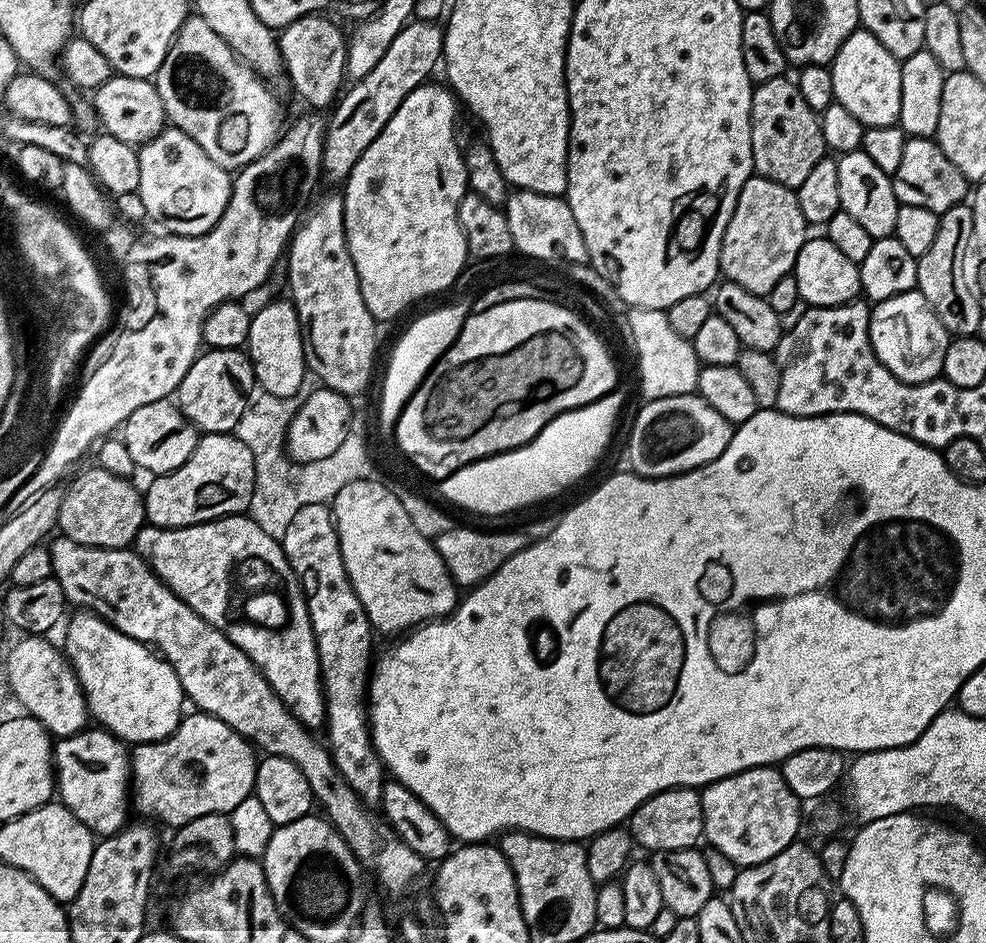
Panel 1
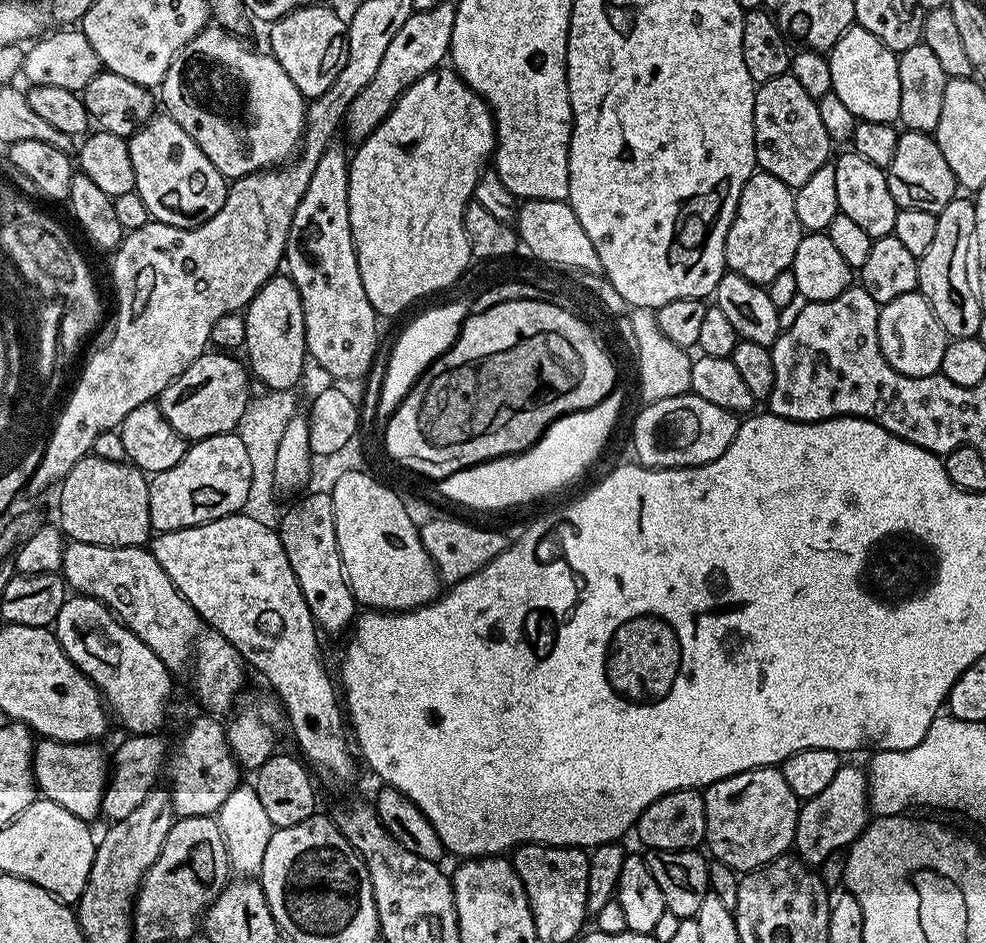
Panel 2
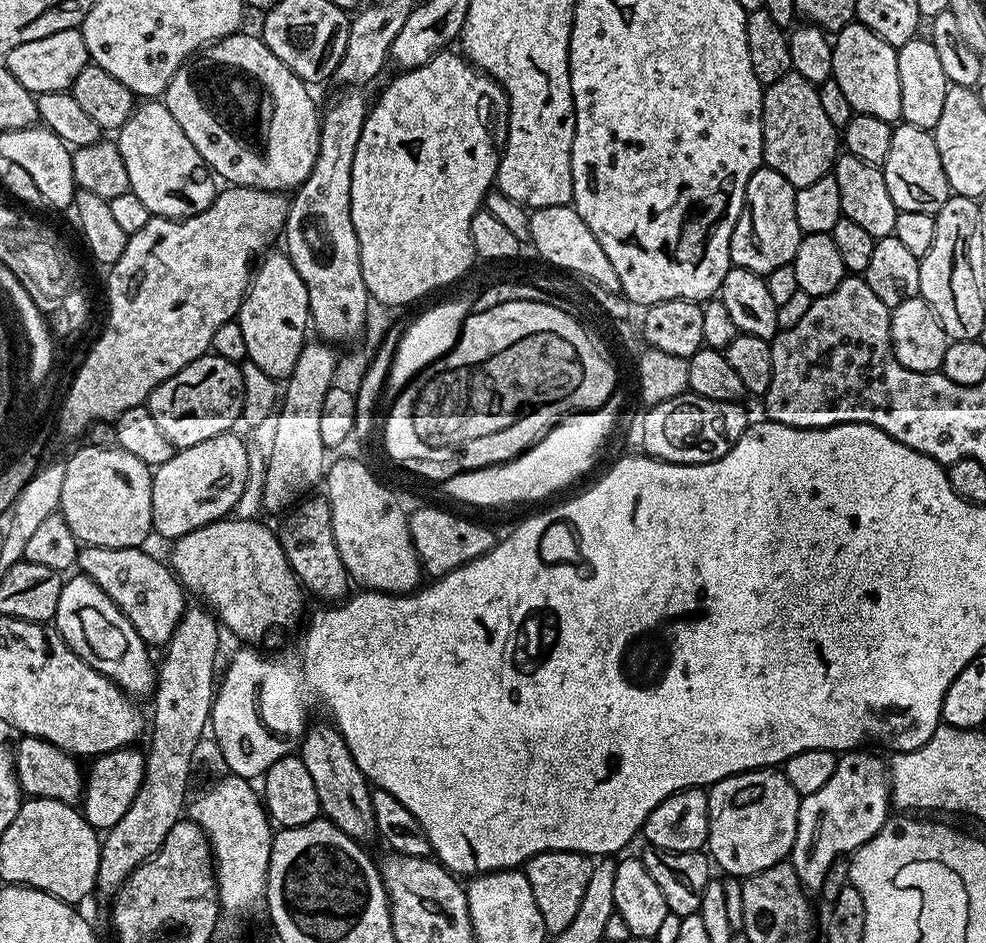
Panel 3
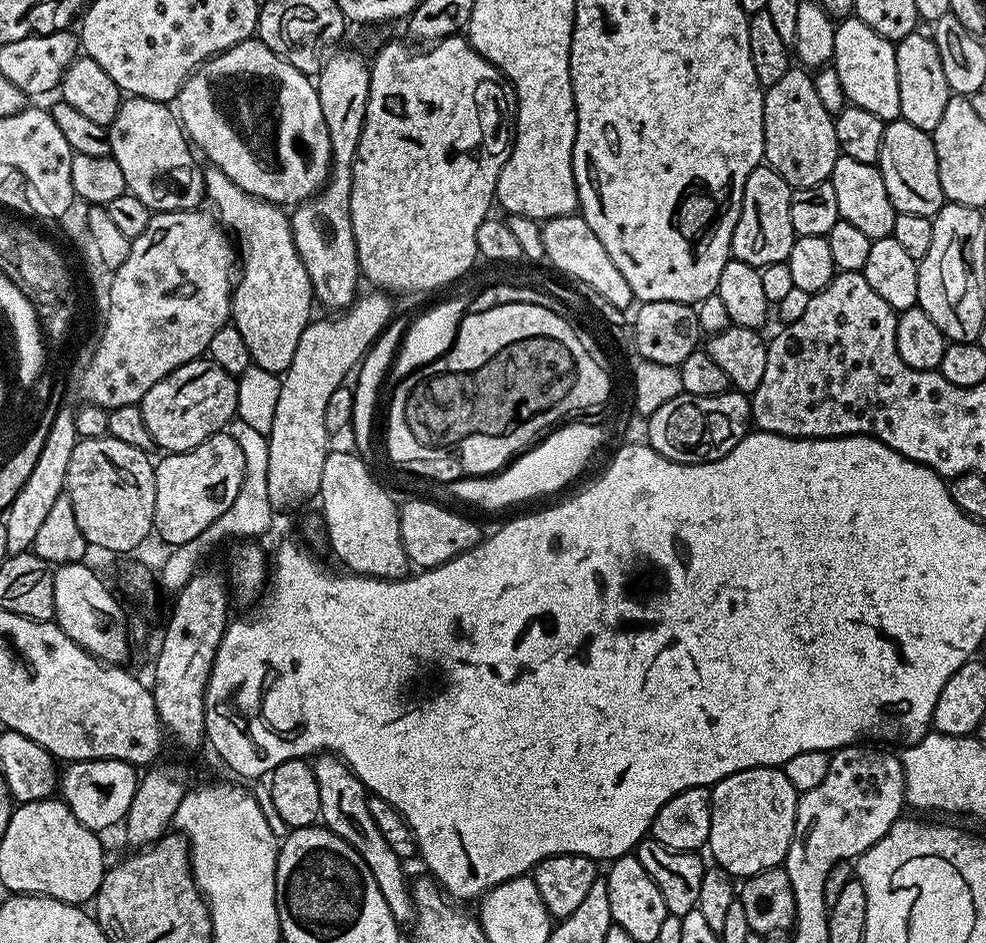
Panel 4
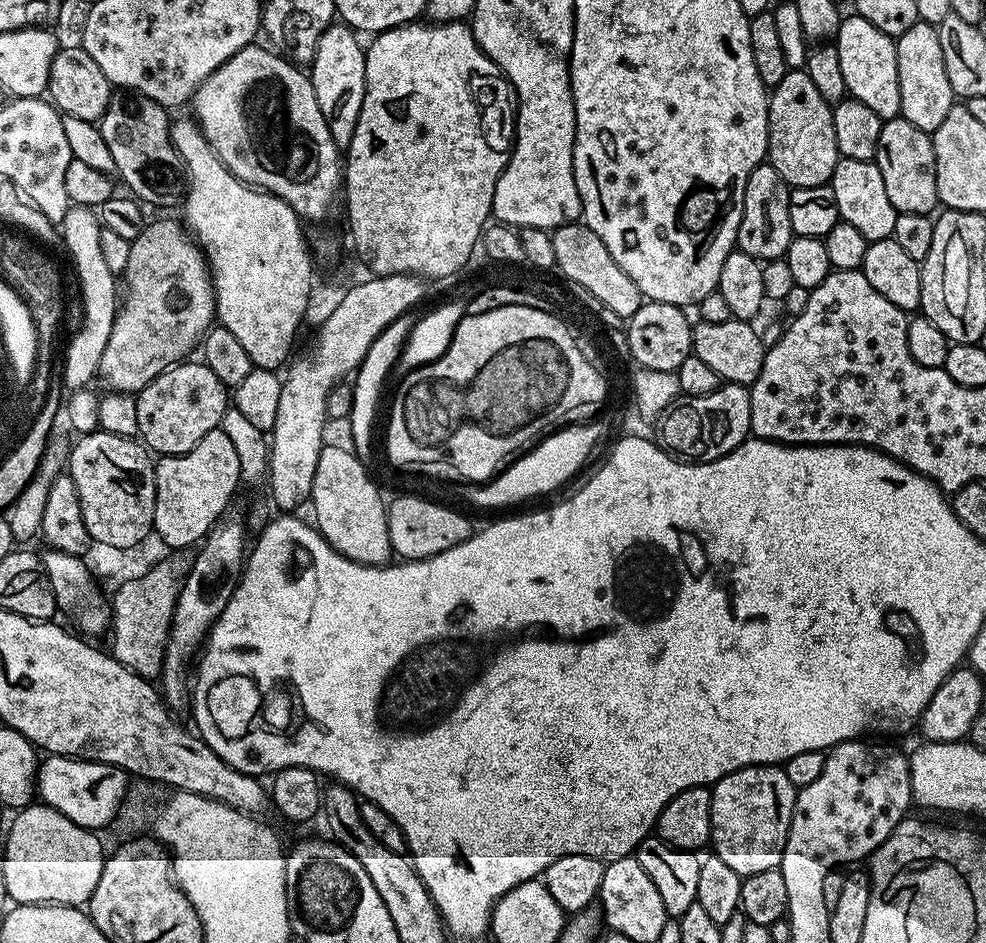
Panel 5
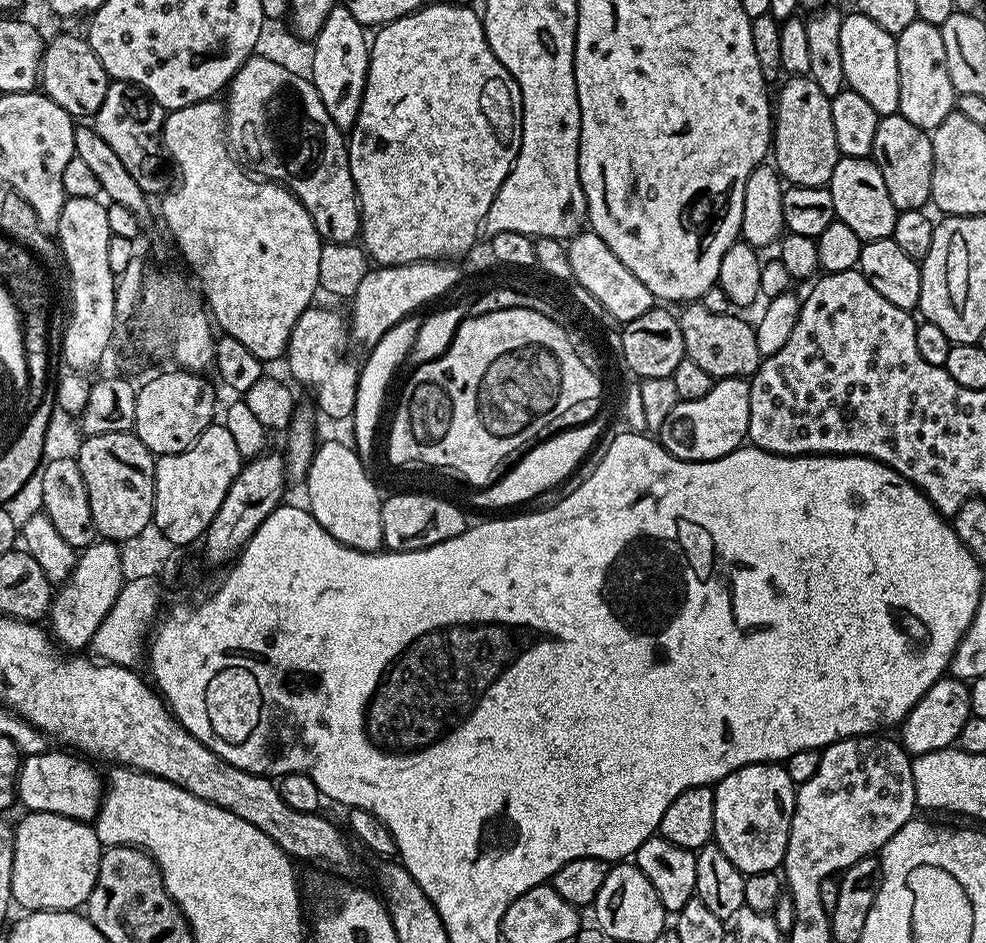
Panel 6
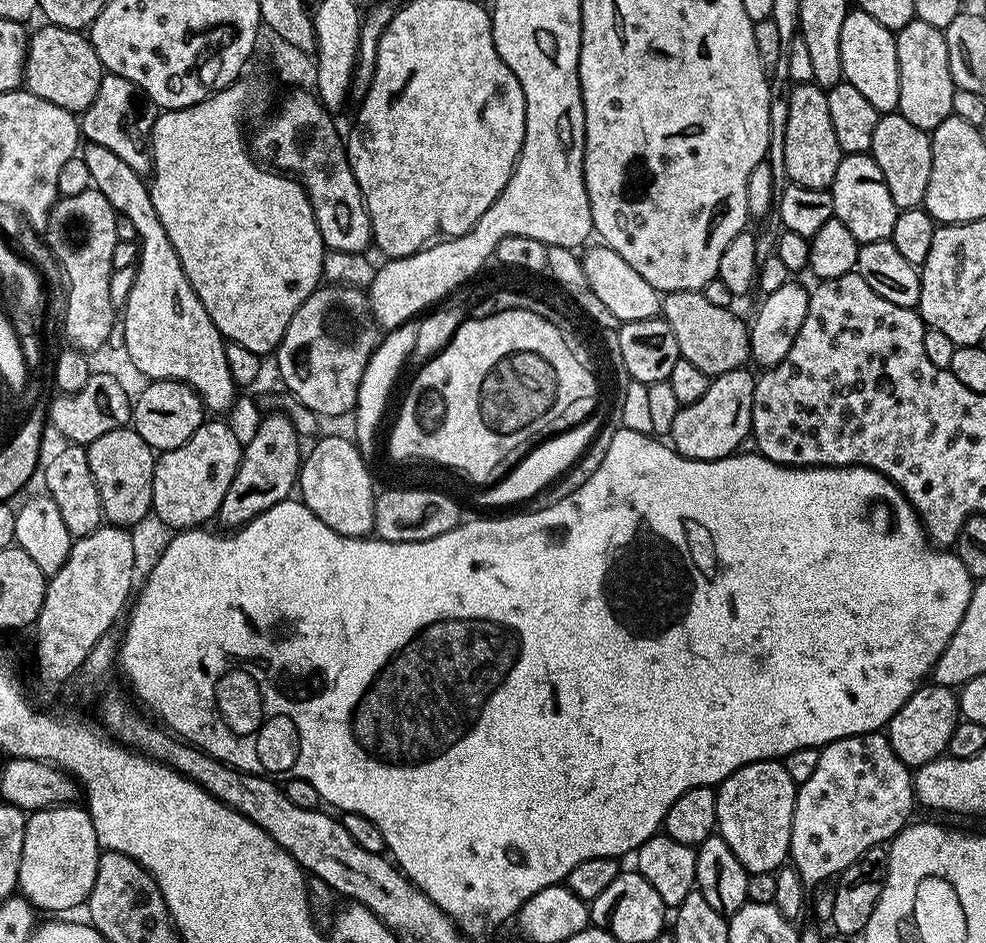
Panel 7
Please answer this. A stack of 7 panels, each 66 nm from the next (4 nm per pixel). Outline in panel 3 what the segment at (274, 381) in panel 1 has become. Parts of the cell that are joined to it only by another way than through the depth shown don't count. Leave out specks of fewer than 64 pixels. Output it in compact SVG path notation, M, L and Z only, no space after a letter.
M269 251L259 261L240 307L238 323L242 326L242 339L246 341L247 359L272 377L287 378L304 349L310 317L306 286L302 278L298 278L298 270L294 270L283 251L276 251Z

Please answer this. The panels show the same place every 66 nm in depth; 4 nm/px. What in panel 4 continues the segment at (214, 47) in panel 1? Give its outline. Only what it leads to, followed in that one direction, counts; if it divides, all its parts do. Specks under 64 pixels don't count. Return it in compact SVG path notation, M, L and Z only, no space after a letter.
M259 38L238 42L204 61L190 73L174 104L189 141L202 156L204 151L203 159L222 170L246 194L272 204L295 206L316 195L328 180L328 171L332 169L330 134L326 134L326 118L322 118L322 102L318 102L315 83L274 54Z

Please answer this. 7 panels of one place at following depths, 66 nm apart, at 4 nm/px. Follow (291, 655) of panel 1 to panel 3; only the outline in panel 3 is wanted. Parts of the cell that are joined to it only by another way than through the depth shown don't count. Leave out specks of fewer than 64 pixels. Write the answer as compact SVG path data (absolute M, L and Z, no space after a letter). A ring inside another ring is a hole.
M259 519L215 520L205 528L194 530L175 541L170 557L170 567L181 585L189 593L197 592L198 595L204 596L203 603L211 609L217 621L227 631L229 628L234 635L241 636L248 646L276 644L283 638L284 632L294 631L300 620L300 603L305 596L302 585L287 560L287 554L280 545L277 533L260 523ZM320 724L317 728L309 727L305 731L304 739L298 745L299 758L314 782L314 790L318 790L323 819L338 826L338 830L342 830L350 839L365 842L377 835L369 782L362 770L358 770L358 762L354 762L339 730L325 724Z

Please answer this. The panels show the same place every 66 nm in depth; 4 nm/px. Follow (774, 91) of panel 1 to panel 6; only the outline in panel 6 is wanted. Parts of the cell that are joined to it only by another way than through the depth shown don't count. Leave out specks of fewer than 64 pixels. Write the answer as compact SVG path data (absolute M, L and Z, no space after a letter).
M808 75L788 76L780 86L780 97L774 100L770 149L771 155L776 155L774 167L789 185L825 187L841 157L838 138L834 134L834 117L830 114L831 99L822 94L818 82Z

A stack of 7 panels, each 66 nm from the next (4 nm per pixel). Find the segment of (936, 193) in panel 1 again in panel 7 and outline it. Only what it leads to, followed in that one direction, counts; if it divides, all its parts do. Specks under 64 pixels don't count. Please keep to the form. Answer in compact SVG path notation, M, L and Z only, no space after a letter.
M898 110L885 112L874 129L871 156L890 186L890 198L894 198L897 209L919 208L926 198L926 186L930 186L930 162L932 161L932 138L914 122L909 122Z

